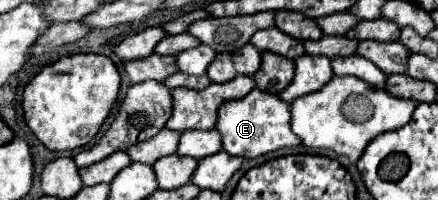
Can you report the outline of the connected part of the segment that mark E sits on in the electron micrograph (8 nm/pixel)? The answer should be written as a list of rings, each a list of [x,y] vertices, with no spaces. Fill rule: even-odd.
[[[252,89],[252,93],[248,93],[244,99],[220,105],[216,129],[222,135],[222,149],[244,159],[260,157],[282,147],[300,145],[300,139],[290,129],[290,105],[286,101],[280,101],[278,95],[264,93],[260,89]]]

